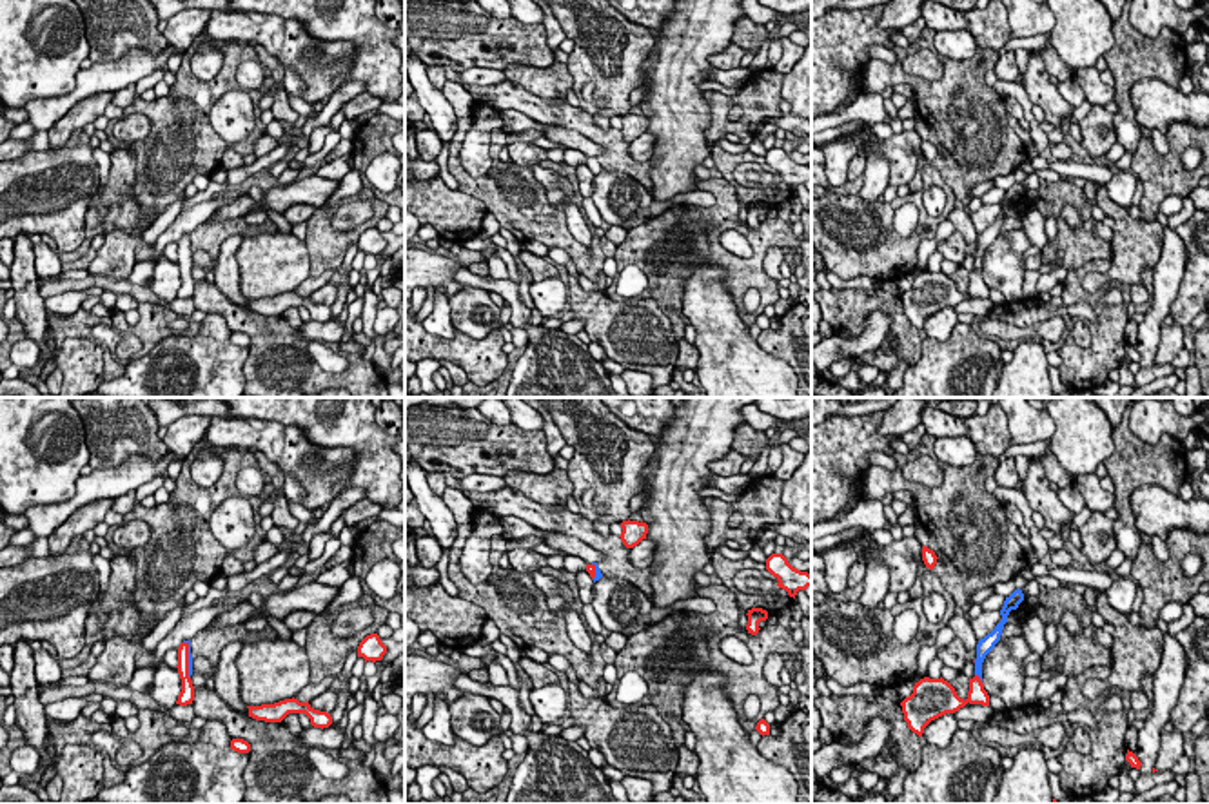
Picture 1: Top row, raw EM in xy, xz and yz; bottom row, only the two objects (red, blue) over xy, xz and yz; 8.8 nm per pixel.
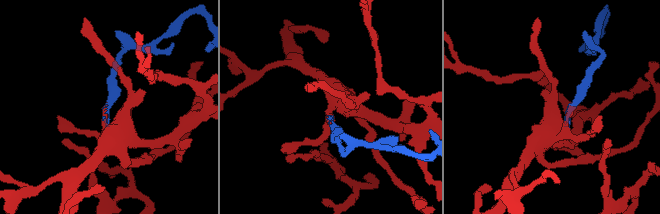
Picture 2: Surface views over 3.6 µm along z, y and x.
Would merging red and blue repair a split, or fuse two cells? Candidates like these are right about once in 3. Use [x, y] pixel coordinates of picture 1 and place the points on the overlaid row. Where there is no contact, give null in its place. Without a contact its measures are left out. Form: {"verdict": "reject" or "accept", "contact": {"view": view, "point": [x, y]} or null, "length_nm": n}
{"verdict": "accept", "contact": {"view": "xy", "point": [187, 659]}, "length_nm": 340}

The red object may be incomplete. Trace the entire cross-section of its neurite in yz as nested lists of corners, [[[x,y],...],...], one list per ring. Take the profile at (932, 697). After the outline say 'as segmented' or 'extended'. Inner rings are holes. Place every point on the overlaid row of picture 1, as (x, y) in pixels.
[[[1020,588],[1015,590],[1009,597],[1006,597],[1004,606],[1000,610],[1002,621],[995,626],[991,633],[988,633],[984,639],[978,641],[977,659],[975,659],[975,677],[969,679],[969,691],[966,701],[960,699],[955,688],[942,677],[940,679],[924,677],[919,682],[915,682],[913,693],[900,702],[904,721],[908,722],[908,728],[913,733],[922,737],[924,728],[931,721],[946,713],[955,713],[960,708],[964,708],[968,702],[989,706],[989,695],[982,684],[982,662],[986,655],[1000,641],[1009,612],[1017,610],[1022,601],[1024,601],[1024,593]]]; extended

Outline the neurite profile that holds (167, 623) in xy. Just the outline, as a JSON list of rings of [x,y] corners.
[[[183,606],[171,610],[142,641],[145,652],[154,652],[156,644],[176,626],[182,619]]]

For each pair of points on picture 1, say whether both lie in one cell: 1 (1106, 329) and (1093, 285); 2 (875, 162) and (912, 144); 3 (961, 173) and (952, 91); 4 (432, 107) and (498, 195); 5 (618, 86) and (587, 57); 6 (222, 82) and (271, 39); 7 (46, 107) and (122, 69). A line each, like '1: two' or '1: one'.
1: two
2: two
3: one
4: two
5: one
6: two
7: one

